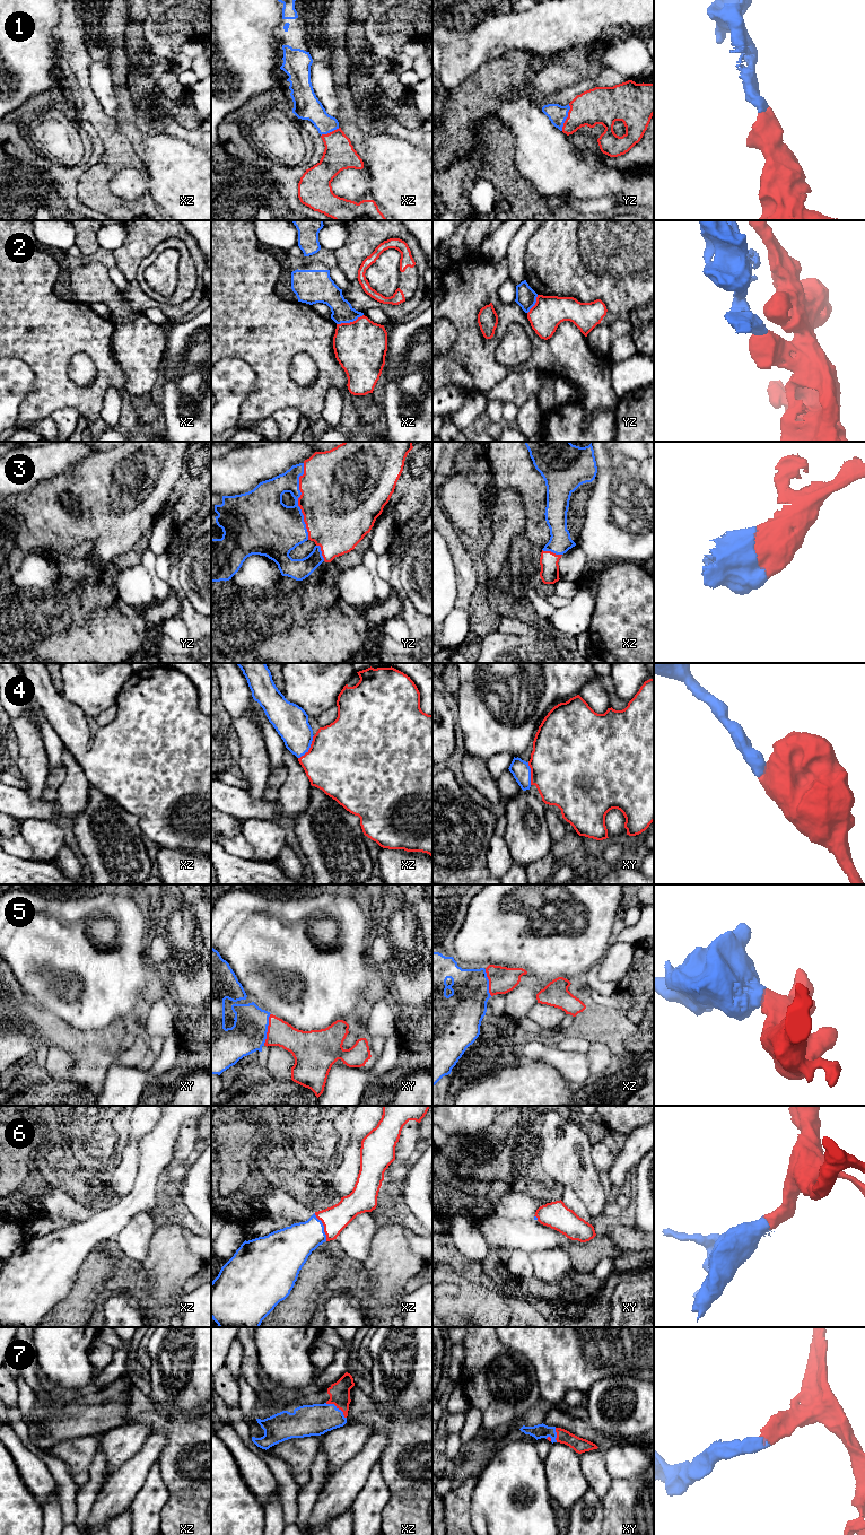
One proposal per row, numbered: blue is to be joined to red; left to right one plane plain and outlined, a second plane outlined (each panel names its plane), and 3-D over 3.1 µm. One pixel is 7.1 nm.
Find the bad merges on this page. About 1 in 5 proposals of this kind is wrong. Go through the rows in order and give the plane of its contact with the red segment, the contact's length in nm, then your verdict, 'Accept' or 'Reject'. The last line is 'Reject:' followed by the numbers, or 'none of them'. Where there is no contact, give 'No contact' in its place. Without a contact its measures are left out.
1: Touches red in yz. Shared border 200 nm. Accept
2: Touches red in xz. Shared border 200 nm. Reject
3: Touches red in yz. Shared border 550 nm. Accept
4: Touches red in xz. Shared border 200 nm. Accept
5: Touches red in xy. Shared border 240 nm. Accept
6: Touches red in xz. Shared border 220 nm. Accept
7: Touches red in xz. Shared border 190 nm. Accept
Reject: 2

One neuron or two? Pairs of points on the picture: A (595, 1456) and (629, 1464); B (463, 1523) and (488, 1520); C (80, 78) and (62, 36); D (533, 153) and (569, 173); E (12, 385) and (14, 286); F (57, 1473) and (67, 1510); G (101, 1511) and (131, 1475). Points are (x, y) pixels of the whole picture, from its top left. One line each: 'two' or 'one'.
A: two
B: two
C: one
D: one
E: two
F: one
G: one

